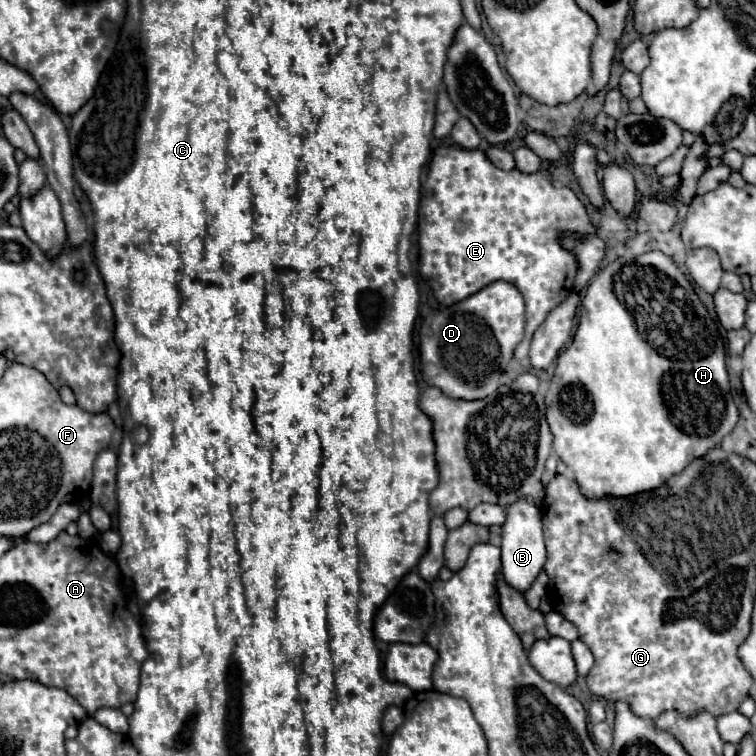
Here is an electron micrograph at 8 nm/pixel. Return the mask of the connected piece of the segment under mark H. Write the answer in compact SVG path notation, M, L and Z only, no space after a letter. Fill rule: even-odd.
M668 255L646 257L646 265L654 265L654 269L636 265L634 259L622 265L622 259L618 259L604 267L588 285L574 341L558 357L546 393L546 419L554 433L554 453L572 469L574 481L578 481L580 493L588 501L598 501L598 497L630 497L666 485L690 461L704 457L720 445L738 421L724 363L724 343L716 323ZM628 265L636 267L636 271L626 275L626 301L622 303L634 305L634 317L614 295L614 289L618 289L614 275L618 275L618 269L622 273Z

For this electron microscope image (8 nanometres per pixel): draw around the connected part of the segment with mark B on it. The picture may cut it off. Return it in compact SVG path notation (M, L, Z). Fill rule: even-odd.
M518 499L516 503L506 507L508 519L502 525L502 537L500 537L500 549L502 549L502 577L510 587L524 593L532 587L538 573L544 569L546 563L546 547L544 547L544 535L542 535L542 511L528 503L526 499Z

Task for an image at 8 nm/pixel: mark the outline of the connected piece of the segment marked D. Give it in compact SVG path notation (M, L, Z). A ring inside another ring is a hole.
M494 281L460 303L432 311L428 319L422 321L420 327L422 377L428 385L442 389L448 397L484 399L500 387L500 373L510 363L514 347L522 341L522 337L524 337L524 299L520 291L506 281Z

